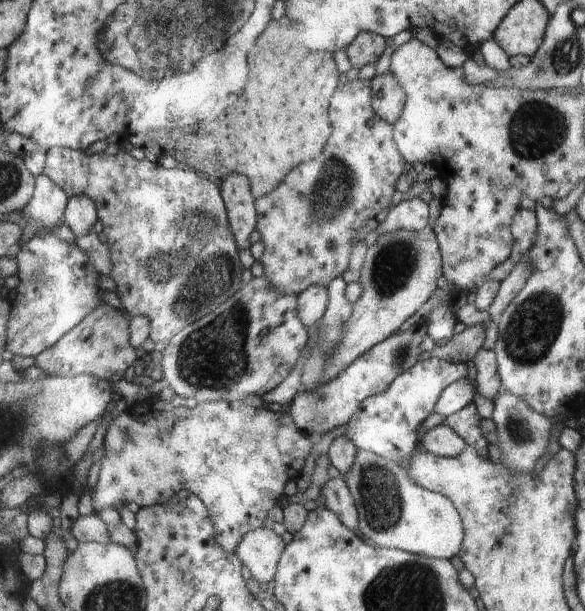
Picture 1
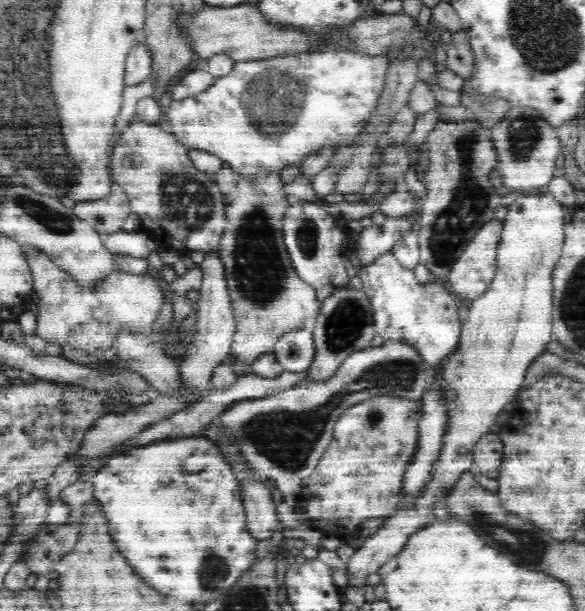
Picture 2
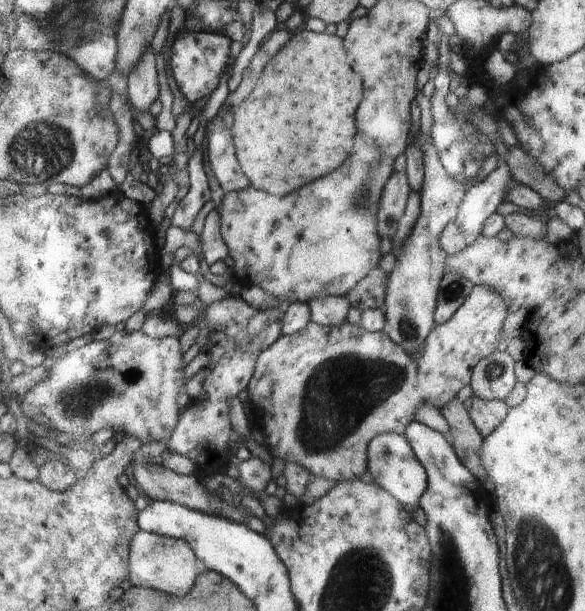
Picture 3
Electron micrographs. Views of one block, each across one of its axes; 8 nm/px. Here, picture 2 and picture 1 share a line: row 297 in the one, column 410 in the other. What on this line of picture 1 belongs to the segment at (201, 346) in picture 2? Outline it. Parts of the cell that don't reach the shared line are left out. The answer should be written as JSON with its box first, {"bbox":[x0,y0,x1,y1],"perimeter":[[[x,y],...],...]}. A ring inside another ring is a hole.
{"bbox":[375,197,429,235],"perimeter":[[[413,197],[389,209],[386,219],[375,227],[378,228],[380,235],[400,228],[419,231],[429,226],[428,216],[428,203],[420,197]]]}

